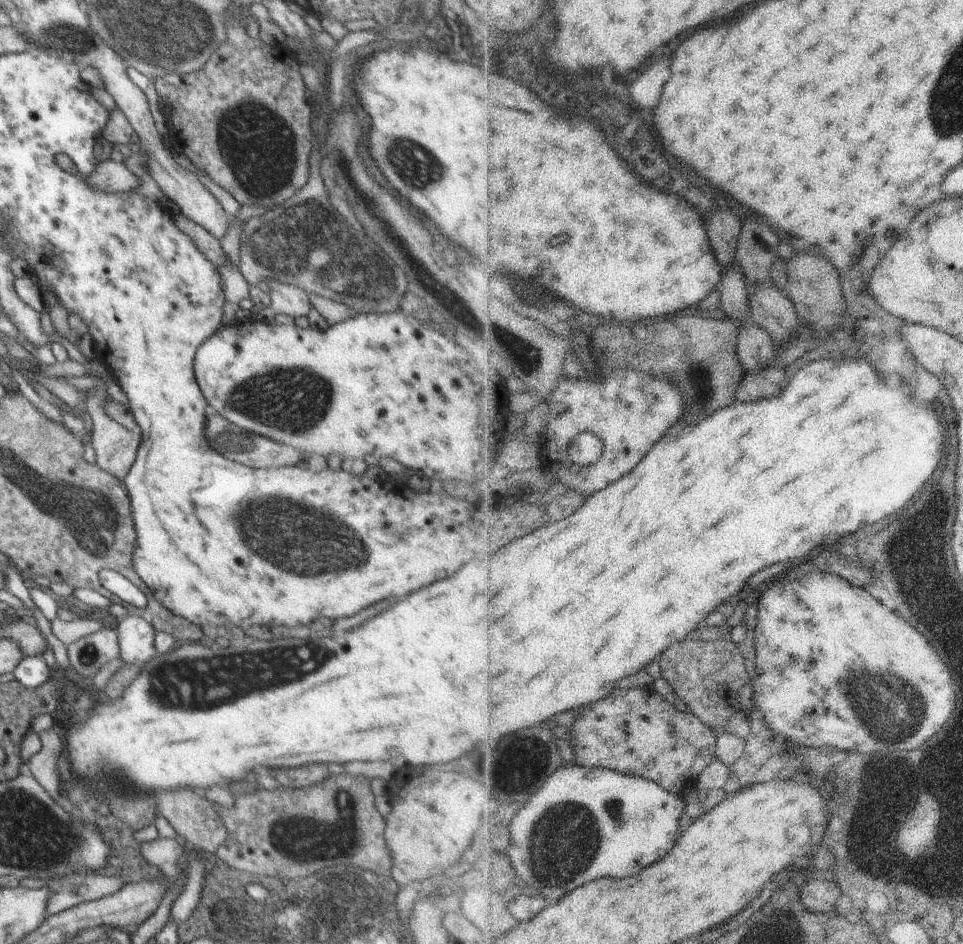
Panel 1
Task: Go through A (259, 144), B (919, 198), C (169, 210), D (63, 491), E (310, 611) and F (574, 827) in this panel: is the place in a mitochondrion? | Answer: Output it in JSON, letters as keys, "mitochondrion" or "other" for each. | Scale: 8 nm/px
{"A":"mitochondrion","B":"other","C":"other","D":"mitochondrion","E":"other","F":"mitochondrion"}

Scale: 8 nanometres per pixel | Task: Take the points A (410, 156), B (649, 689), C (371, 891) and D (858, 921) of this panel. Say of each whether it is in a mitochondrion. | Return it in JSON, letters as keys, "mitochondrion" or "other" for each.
{"A":"mitochondrion","B":"other","C":"mitochondrion","D":"other"}

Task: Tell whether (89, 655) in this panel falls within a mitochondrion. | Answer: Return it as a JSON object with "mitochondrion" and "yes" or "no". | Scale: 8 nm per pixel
{"mitochondrion":"yes"}

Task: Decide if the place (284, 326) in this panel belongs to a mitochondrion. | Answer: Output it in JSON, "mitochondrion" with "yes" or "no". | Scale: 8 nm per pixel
{"mitochondrion":"no"}

